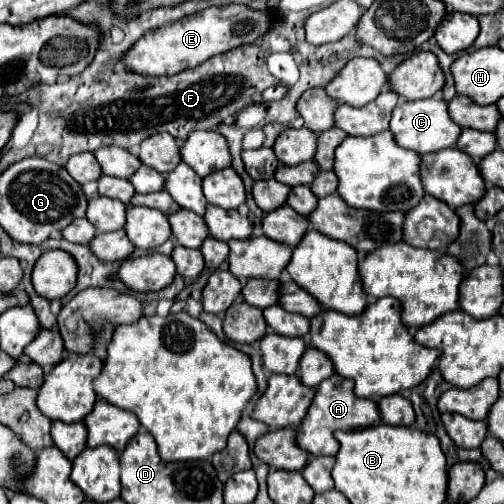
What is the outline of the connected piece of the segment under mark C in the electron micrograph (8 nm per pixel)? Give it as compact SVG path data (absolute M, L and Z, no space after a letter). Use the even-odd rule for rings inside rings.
M420 99L420 101L398 103L398 107L392 111L390 129L400 147L414 149L418 153L436 153L446 147L452 147L462 133L462 127L458 127L452 121L448 113L448 101L444 99Z

